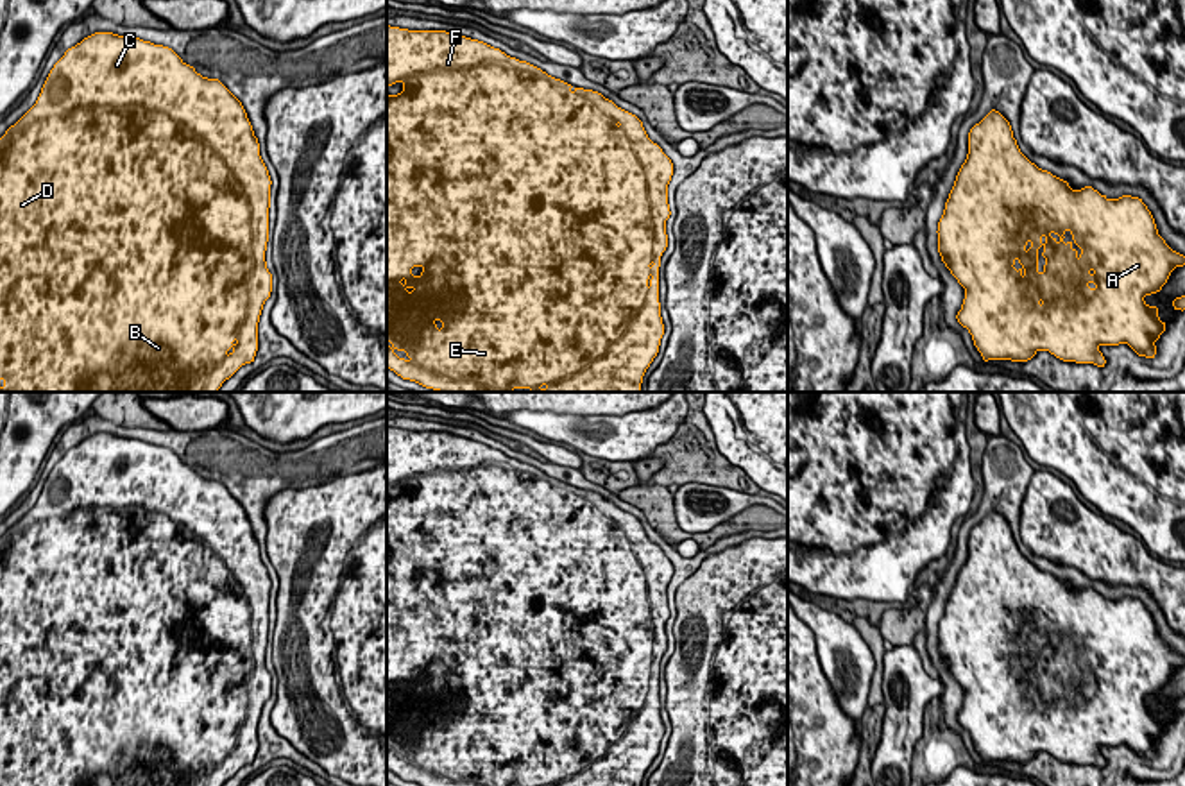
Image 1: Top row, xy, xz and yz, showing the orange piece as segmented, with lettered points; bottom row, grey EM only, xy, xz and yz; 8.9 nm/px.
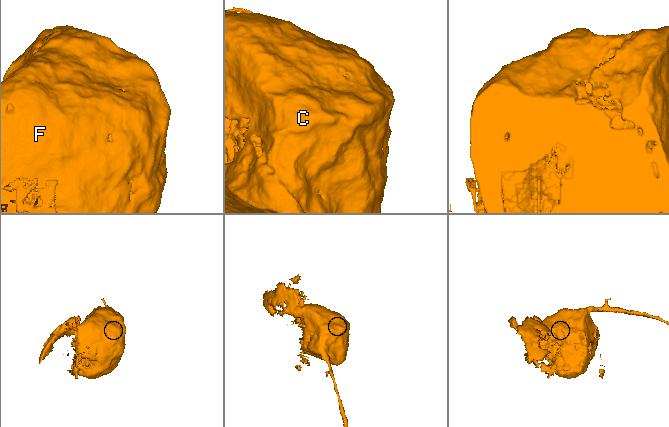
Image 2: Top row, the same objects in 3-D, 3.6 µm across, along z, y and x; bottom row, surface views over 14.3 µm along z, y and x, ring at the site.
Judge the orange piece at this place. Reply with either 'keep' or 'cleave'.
cleave

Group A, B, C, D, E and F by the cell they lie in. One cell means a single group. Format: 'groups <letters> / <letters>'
groups A B C D E / F

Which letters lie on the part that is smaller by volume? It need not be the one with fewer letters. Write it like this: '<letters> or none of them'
F

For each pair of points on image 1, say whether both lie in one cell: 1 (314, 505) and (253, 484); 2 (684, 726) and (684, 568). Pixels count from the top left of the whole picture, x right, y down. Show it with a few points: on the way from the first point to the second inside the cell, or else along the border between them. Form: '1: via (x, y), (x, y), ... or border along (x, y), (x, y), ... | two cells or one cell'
1: border along (289, 486), (280, 489), (265, 507), (267, 532) | two cells
2: border along (715, 552), (679, 586), (673, 597) | two cells

